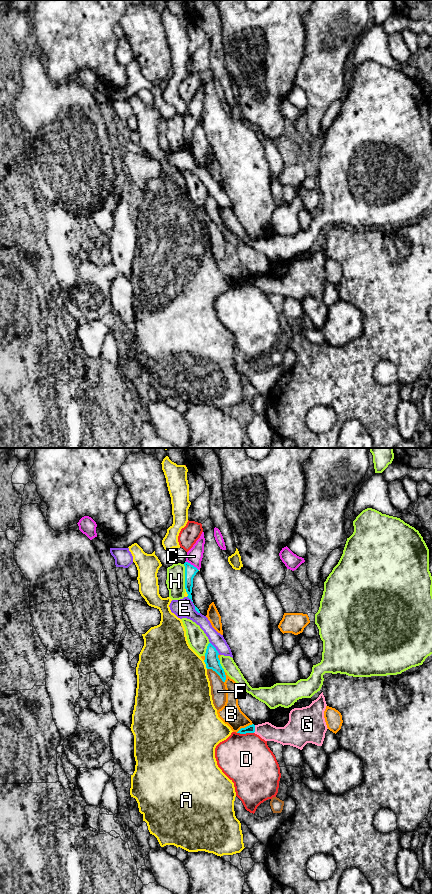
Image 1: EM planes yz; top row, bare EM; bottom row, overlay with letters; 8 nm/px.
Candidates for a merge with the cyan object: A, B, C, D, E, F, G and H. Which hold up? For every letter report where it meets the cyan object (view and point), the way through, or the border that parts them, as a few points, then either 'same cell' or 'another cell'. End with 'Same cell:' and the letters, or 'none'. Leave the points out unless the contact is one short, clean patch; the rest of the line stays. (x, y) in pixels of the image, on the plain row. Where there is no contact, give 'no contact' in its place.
A: meets cyan in yz at (205, 215); another cell
B: meets cyan in yz at (245, 279); another cell
C: meets cyan in yz at (192, 117); border along yz (185, 113), (192, 116), (198, 122); another cell
D: meets cyan in yz at (245, 285); another cell
E: meets cyan in yz at (215, 200); another cell
F: meets cyan in yz at (216, 224); border along yz (207, 220), (214, 223), (223, 234); another cell
G: meets cyan in yz at (254, 281); border along yz (255, 277), (253, 284); another cell
H: meets cyan in yz at (185, 128); another cell
Same cell: none

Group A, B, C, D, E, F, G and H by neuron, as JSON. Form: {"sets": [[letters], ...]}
{"sets": [["A"], ["B"], ["C"], ["D"], ["E"], ["F"], ["G"], ["H"]]}

